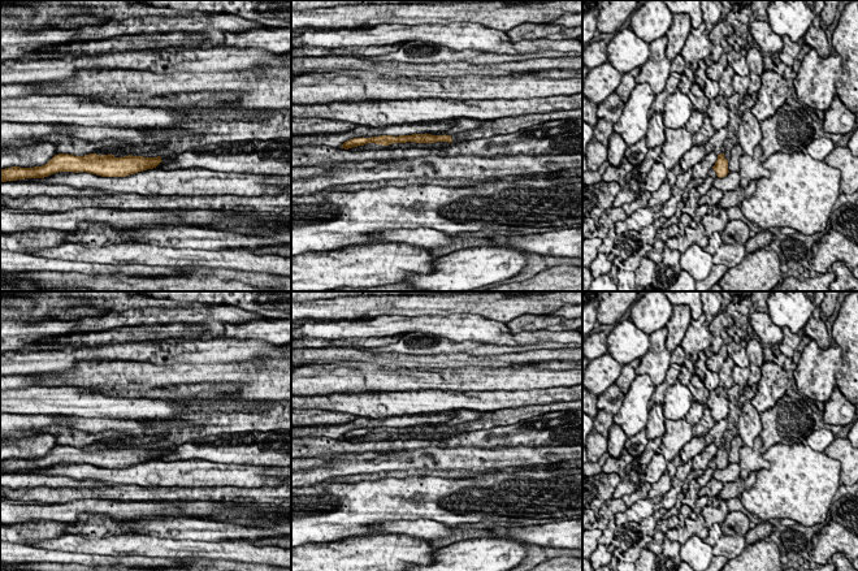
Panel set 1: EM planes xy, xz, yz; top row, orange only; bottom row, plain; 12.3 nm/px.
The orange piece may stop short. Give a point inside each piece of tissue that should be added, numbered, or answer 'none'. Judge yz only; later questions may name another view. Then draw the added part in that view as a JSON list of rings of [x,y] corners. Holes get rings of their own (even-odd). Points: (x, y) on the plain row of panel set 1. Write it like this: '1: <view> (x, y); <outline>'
none

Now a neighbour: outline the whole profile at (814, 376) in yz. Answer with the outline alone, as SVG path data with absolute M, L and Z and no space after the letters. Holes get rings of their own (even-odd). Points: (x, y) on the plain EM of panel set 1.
M811 339L805 347L790 377L796 381L800 394L812 402L826 403L837 386L835 378L835 364L842 355L840 346L829 346L823 350L816 341Z

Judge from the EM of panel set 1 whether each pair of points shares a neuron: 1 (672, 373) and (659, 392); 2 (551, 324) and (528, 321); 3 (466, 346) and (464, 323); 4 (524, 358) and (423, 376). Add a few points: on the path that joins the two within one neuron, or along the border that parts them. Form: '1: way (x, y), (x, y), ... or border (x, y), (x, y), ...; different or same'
1: way (671, 377), (662, 388); same
2: way (546, 321), (533, 321); same
3: border (436, 334), (455, 341), (490, 342), (495, 345); different
4: border (450, 367), (460, 368); different

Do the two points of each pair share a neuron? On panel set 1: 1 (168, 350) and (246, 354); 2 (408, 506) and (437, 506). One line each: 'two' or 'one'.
1: one
2: one

